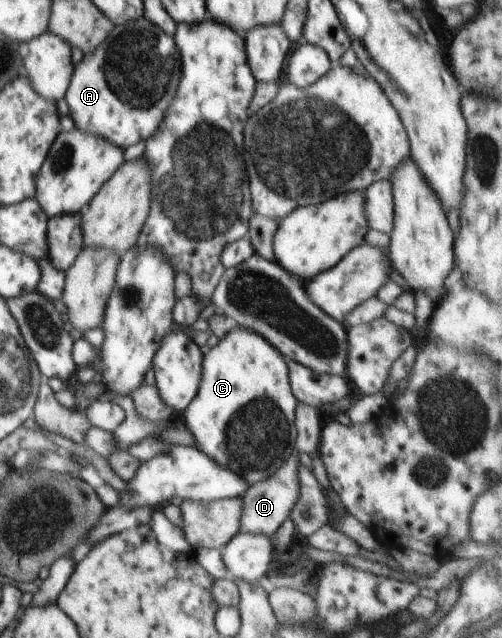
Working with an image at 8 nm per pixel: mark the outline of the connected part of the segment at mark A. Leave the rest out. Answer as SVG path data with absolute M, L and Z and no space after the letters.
M144 16L138 20L116 25L102 44L84 55L75 66L71 83L65 94L75 128L103 136L103 139L108 139L124 150L133 144L138 144L140 140L147 140L154 136L166 114L166 106L174 100L174 92L180 82L182 68L180 68L180 56L174 44L174 37L166 34Z

